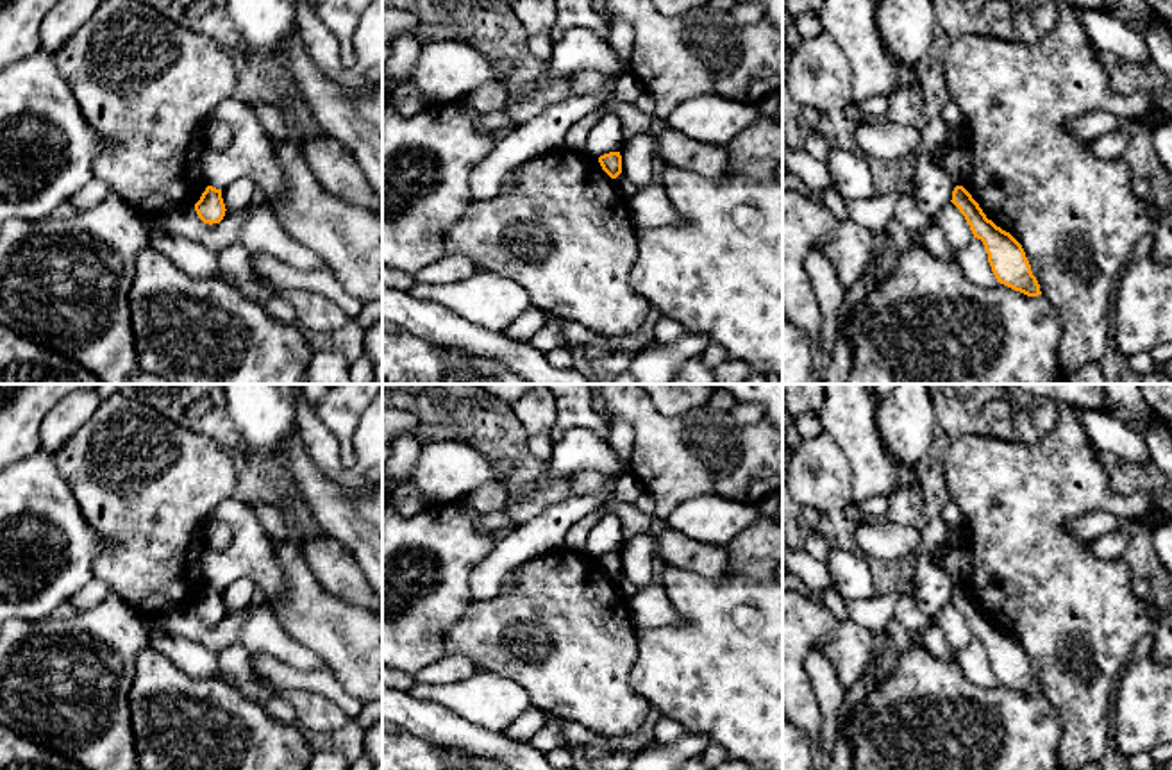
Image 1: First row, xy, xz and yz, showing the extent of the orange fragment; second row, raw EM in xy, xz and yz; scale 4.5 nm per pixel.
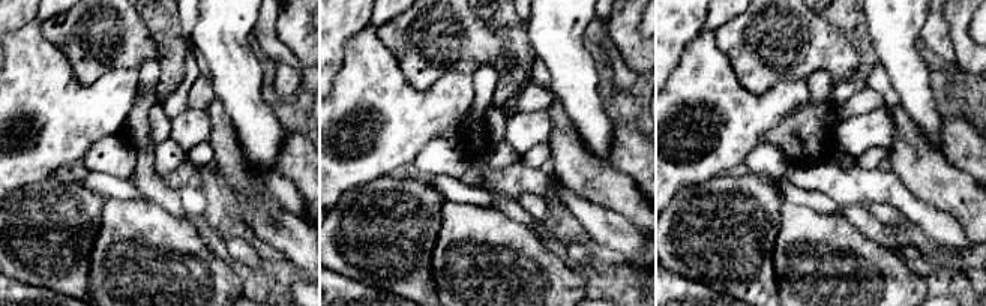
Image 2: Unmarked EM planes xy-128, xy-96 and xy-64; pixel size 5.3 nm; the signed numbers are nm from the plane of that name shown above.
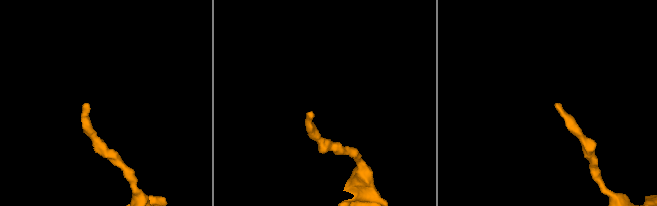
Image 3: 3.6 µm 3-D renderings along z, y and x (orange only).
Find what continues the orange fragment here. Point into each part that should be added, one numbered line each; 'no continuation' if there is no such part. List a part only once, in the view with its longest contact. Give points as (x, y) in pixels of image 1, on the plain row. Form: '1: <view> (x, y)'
no continuation

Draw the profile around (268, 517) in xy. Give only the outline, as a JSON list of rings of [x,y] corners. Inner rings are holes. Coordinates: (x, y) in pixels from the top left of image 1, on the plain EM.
[[[263,502],[248,504],[248,506],[254,509],[259,523],[263,525],[263,529],[273,541],[288,541],[289,540],[288,525],[282,520],[277,507],[263,504]]]

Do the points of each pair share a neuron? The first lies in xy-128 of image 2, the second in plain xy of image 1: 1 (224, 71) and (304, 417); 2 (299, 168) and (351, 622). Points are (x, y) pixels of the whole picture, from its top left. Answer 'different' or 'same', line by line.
1: different
2: different

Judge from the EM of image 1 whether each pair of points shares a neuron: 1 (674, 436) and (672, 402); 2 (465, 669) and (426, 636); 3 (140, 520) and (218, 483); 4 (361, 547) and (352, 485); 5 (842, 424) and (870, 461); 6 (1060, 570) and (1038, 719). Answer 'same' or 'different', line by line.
1: different
2: different
3: same
4: different
5: same
6: different

